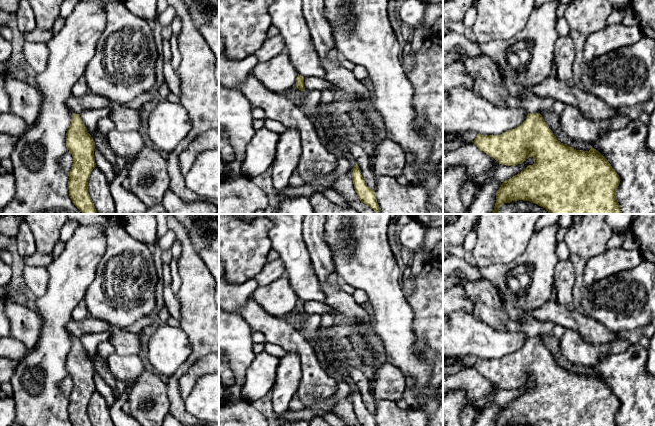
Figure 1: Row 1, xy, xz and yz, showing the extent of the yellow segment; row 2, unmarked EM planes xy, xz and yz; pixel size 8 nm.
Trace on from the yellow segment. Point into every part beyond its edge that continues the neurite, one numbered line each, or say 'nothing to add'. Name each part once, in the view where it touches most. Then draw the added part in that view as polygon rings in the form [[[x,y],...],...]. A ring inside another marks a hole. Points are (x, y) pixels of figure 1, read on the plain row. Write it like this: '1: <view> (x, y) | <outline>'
nothing to add

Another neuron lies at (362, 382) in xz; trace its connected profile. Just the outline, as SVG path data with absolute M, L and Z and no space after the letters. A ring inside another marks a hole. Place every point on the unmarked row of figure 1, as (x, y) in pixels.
M347 365L344 367L344 371L351 377L351 379L355 382L356 387L358 388L361 398L365 404L367 410L375 414L377 407L375 402L375 397L371 393L370 389L370 381L366 376L364 371L361 371L351 365Z

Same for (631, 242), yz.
M628 234L625 236L622 248L625 250L640 249L640 242L633 234Z

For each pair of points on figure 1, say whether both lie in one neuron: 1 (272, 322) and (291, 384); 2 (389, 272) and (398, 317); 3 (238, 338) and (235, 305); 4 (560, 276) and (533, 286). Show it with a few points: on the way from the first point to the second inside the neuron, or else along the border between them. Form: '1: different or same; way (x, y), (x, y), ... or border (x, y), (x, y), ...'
1: different; border (286, 352), (292, 352), (298, 356), (300, 372)
2: same; way (389, 283), (389, 306)
3: different; border (229, 310), (239, 314)
4: different; border (558, 260), (554, 268), (553, 286)

